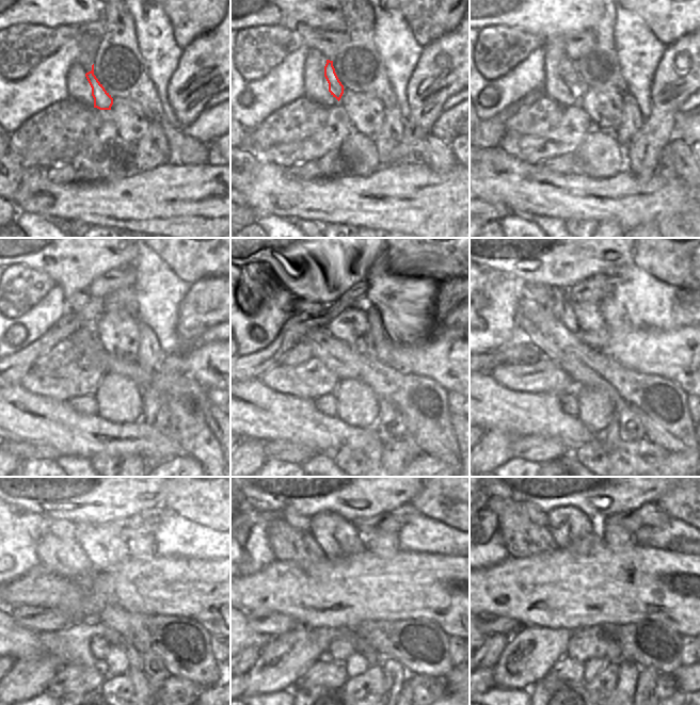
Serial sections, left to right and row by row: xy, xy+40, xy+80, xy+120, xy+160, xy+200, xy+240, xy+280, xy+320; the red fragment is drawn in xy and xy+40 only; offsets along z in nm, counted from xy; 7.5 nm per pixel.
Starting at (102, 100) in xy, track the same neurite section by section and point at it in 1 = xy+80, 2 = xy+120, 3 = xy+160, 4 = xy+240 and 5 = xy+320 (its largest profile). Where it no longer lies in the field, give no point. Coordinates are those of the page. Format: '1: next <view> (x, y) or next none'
1: next xy+80 (568, 71)
2: next xy+120 (82, 309)
3: next xy+160 (317, 306)
4: next xy+240 (62, 528)
5: next xy+320 (538, 516)

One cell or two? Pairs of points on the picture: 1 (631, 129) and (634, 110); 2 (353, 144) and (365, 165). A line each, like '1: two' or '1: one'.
1: one
2: one

